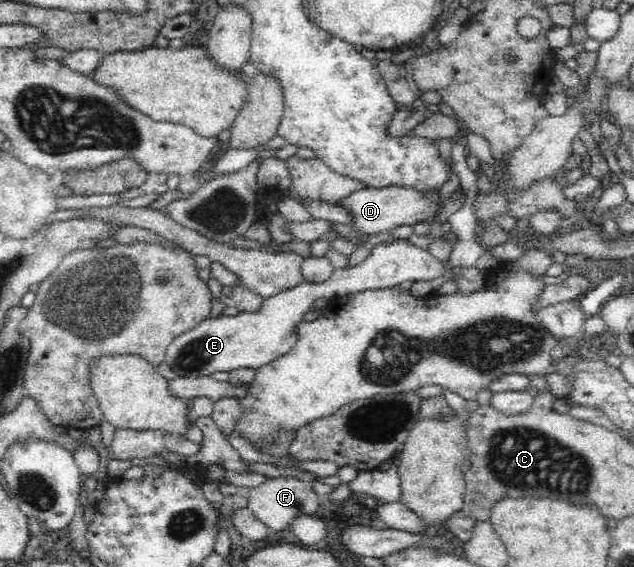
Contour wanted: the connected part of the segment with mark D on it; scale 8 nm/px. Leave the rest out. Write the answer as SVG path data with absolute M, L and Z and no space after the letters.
M360 189L343 199L340 199L336 206L340 206L346 216L348 216L348 225L355 231L358 231L363 237L378 235L378 233L391 232L394 227L402 225L414 225L419 221L430 221L438 208L438 196L430 195L423 197L416 191L407 191L406 189Z

